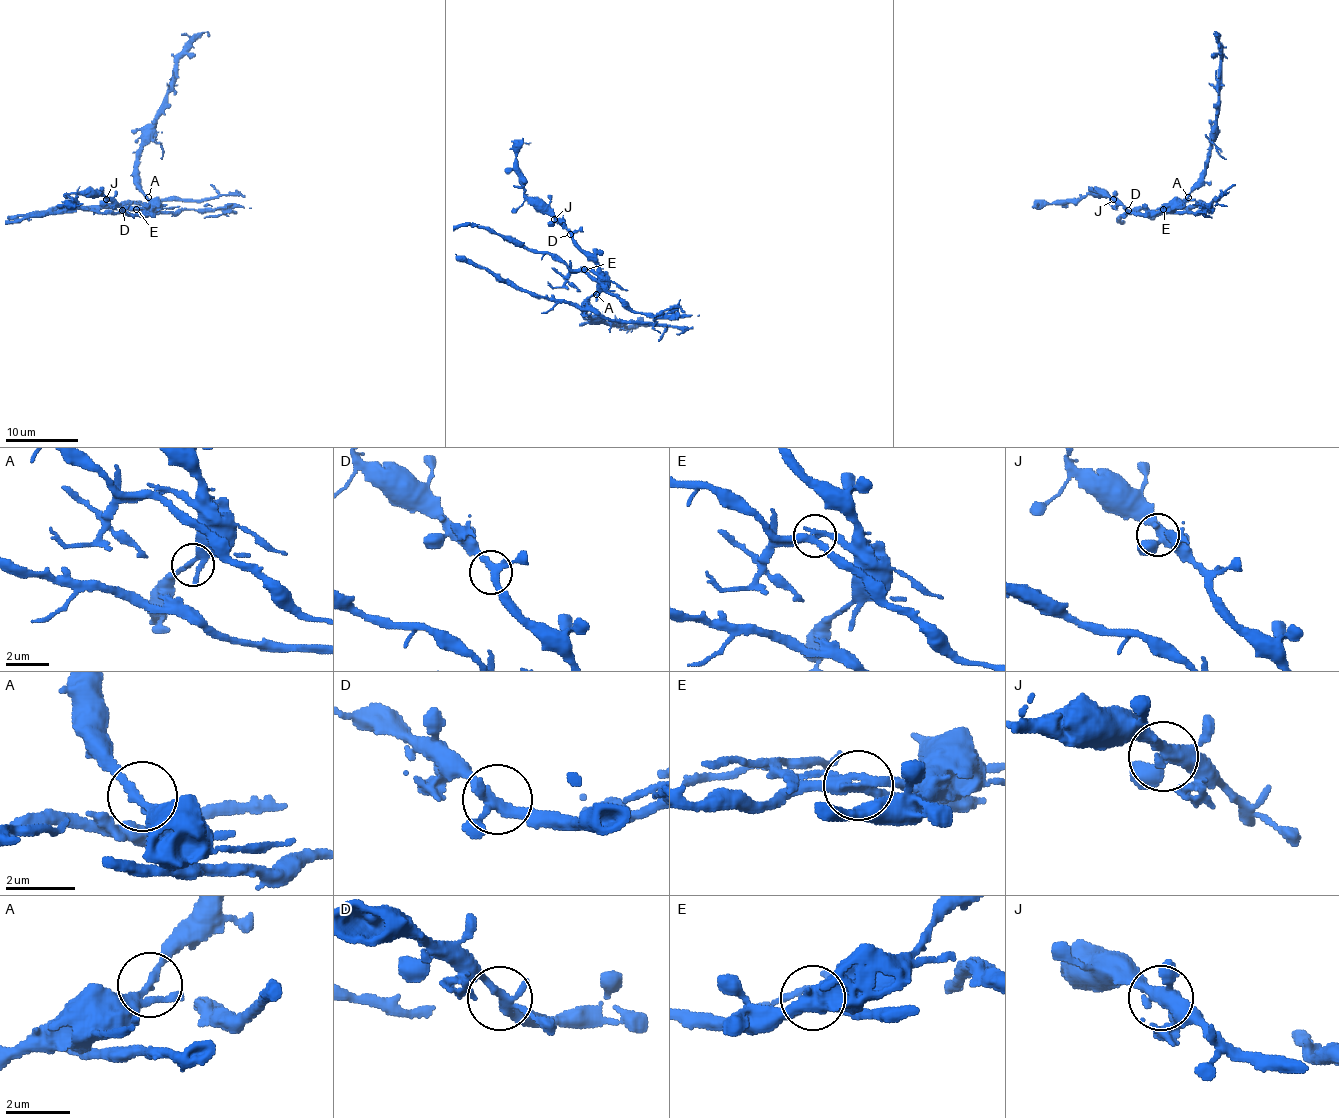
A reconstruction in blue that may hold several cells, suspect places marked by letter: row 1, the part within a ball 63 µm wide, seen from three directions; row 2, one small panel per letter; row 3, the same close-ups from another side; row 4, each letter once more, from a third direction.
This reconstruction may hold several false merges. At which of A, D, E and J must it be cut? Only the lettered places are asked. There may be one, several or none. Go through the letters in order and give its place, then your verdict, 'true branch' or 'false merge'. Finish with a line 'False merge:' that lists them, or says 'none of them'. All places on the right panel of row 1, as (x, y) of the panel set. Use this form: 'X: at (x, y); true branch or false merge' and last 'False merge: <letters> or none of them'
A: at (1188, 197); true branch
D: at (1128, 210); true branch
E: at (1163, 209); false merge
J: at (1113, 199); true branch
False merge: E

